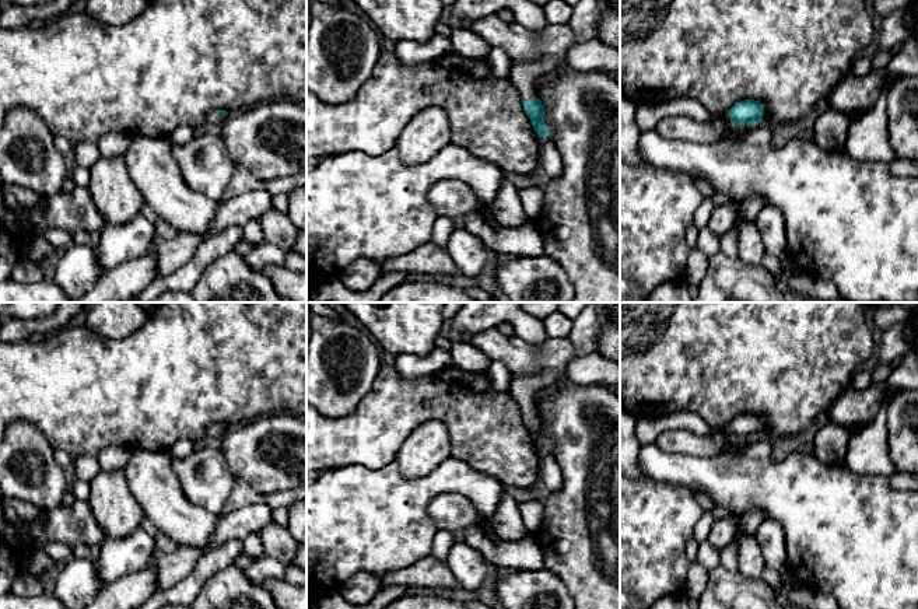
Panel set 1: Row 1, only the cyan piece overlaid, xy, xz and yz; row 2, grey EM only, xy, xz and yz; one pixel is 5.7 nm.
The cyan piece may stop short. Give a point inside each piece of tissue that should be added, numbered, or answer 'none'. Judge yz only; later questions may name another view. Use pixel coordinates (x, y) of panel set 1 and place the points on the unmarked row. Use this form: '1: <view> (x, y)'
1: yz (647, 430)

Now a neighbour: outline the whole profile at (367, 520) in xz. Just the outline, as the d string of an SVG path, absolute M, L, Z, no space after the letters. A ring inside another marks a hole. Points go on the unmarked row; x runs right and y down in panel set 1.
M453 458L416 479L406 479L395 461L379 469L344 465L322 472L306 487L306 609L315 599L339 591L358 571L383 580L386 574L430 556L438 531L427 512L434 496L444 491L474 494L480 514L488 519L504 490L498 480Z

